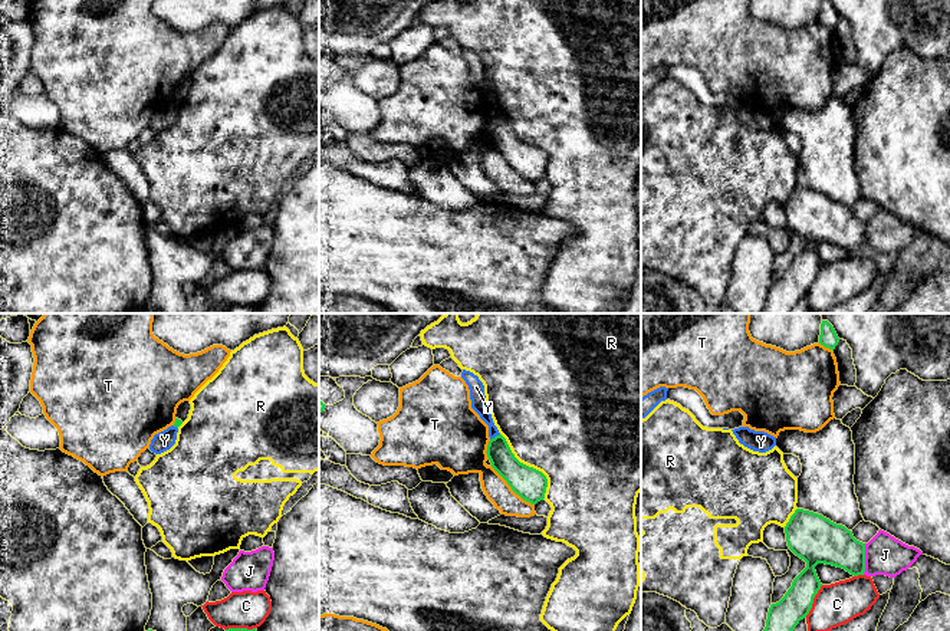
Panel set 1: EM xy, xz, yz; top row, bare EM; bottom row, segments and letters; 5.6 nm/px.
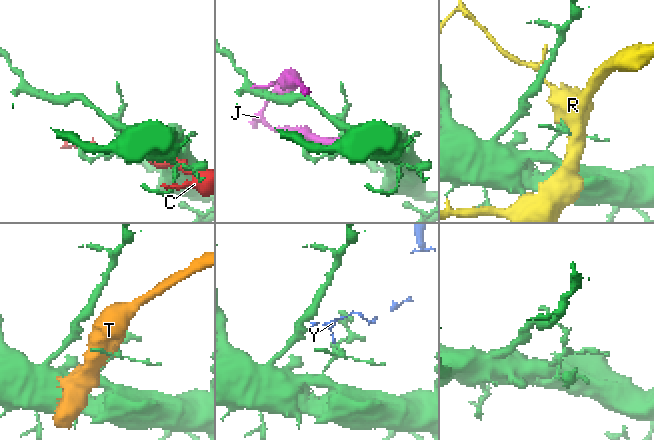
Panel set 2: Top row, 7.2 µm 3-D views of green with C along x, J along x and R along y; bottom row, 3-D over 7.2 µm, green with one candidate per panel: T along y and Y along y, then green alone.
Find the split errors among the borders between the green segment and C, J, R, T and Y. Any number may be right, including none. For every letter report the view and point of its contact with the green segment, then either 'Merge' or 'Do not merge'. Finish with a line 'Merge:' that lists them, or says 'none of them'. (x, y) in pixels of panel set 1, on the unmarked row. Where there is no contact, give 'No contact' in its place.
C: Touches green at yz (812, 279). Do not merge
J: Touches green at yz (864, 237). Do not merge
R: Touches green at xz (528, 144). Do not merge
T: Touches green at xz (512, 167). Do not merge
Y: Touches green at xz (496, 114). Do not merge
Merge: none of them

